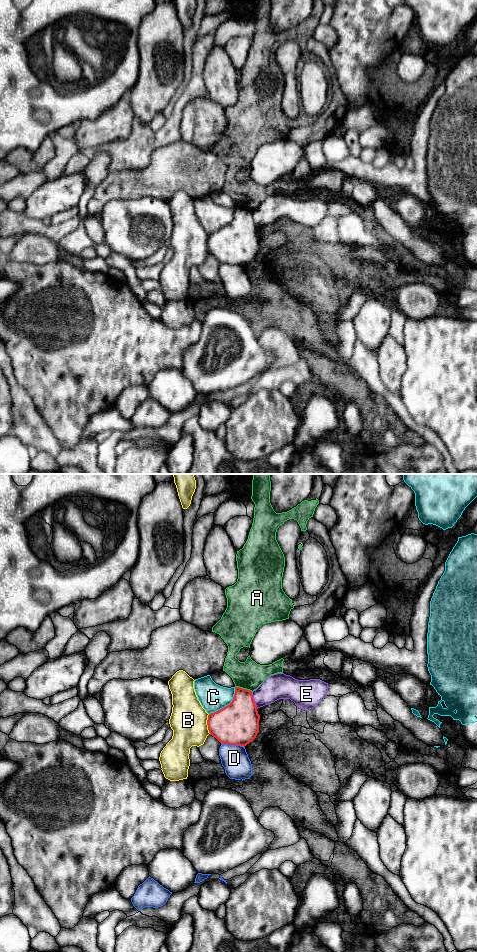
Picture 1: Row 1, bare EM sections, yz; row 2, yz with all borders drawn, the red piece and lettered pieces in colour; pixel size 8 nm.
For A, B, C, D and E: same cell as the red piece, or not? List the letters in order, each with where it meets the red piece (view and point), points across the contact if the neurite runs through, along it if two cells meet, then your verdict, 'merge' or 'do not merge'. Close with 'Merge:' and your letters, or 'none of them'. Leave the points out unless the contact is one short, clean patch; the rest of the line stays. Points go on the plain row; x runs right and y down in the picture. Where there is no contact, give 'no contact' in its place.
A: yz (244, 209) | along yz (235, 206), (252, 211) | do not merge
B: yz (207, 244) | do not merge
C: yz (227, 225) | do not merge
D: yz (233, 264) | do not merge
E: yz (253, 220) | do not merge
Merge: none of them

